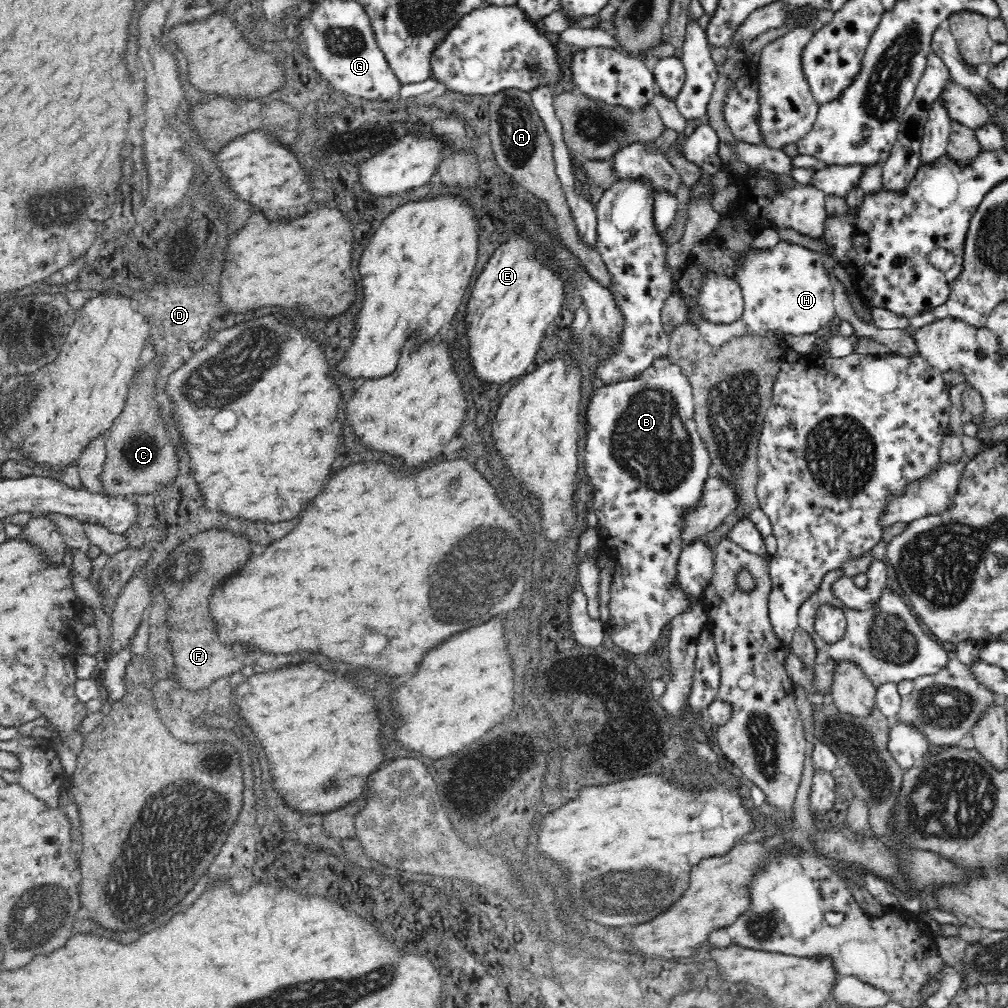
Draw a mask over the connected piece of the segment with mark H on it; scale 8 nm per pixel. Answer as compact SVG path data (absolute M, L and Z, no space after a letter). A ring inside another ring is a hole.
M716 227L711 228L704 235L697 235L691 245L687 258L673 270L673 293L679 295L689 307L693 316L693 324L698 329L700 337L711 347L719 349L721 346L742 337L762 337L764 340L773 332L782 332L785 336L802 336L802 334L825 334L832 318L837 315L833 298L833 285L823 264L823 256L814 250L804 248L800 244L792 244L788 240L779 240L772 246L750 245L744 252L736 252L726 246L724 238L716 233ZM710 275L724 275L736 284L743 295L744 310L738 321L728 324L712 322L705 316L702 307L702 290Z

